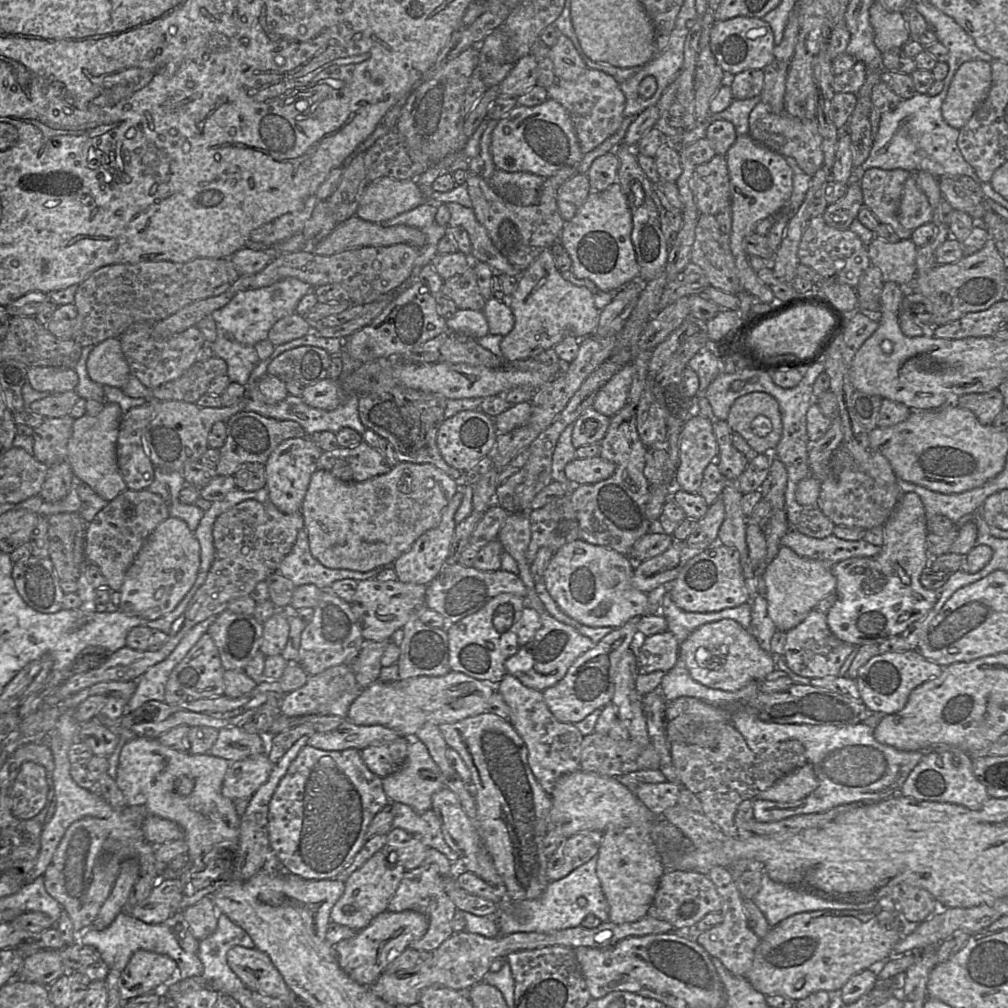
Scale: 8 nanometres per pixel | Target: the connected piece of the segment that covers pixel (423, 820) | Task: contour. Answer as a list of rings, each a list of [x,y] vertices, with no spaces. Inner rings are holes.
[[[389,802],[392,805],[393,828],[401,828],[414,834],[429,848],[434,848],[443,853],[452,863],[454,873],[460,870],[458,855],[446,844],[439,818],[431,808],[423,813],[415,812],[410,806]]]

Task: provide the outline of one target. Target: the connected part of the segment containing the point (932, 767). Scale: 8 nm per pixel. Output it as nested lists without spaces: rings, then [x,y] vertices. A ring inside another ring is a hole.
[[[952,748],[948,751],[925,752],[902,785],[900,795],[916,800],[954,803],[971,810],[980,809],[990,797],[985,786],[975,777],[973,759],[965,751]]]

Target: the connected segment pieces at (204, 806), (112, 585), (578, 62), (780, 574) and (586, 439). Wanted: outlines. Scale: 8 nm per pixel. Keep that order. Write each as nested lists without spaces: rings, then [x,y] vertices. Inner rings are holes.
[[[134,737],[122,748],[116,784],[122,791],[127,805],[143,805],[150,815],[169,819],[177,823],[184,832],[183,840],[188,845],[188,855],[192,861],[200,860],[217,843],[222,841],[238,841],[241,817],[237,814],[234,801],[222,794],[222,785],[230,762],[211,754],[190,754],[174,750],[160,743],[158,739]],[[183,778],[193,781],[193,789],[188,795],[178,793],[178,786]]]
[[[147,489],[125,490],[111,500],[88,524],[86,531],[85,558],[95,564],[106,578],[109,591],[120,591],[126,572],[140,552],[151,532],[170,517],[163,498]]]
[[[562,33],[550,51],[554,73],[558,78],[573,81],[588,69],[572,41]]]
[[[780,546],[776,557],[766,566],[763,580],[766,587],[767,611],[776,629],[787,632],[800,624],[828,594],[836,594],[836,577],[831,564],[801,557],[792,549]]]
[[[593,407],[586,409],[575,421],[572,444],[575,449],[593,443],[601,443],[610,425],[611,417],[597,412]]]

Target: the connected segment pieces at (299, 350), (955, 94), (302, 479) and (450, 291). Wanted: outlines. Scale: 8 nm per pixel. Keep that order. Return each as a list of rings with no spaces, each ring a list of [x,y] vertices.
[[[299,346],[277,356],[267,368],[267,374],[283,382],[296,380],[304,386],[328,378],[331,355],[315,346]]]
[[[971,60],[960,65],[942,102],[941,112],[945,122],[960,130],[986,99],[991,84],[989,62]]]
[[[310,437],[282,441],[270,454],[265,465],[266,487],[269,500],[283,513],[301,512],[302,502],[312,474],[318,469],[322,450]]]
[[[473,263],[463,273],[445,280],[441,294],[451,299],[458,309],[484,309],[486,300],[480,293]]]

